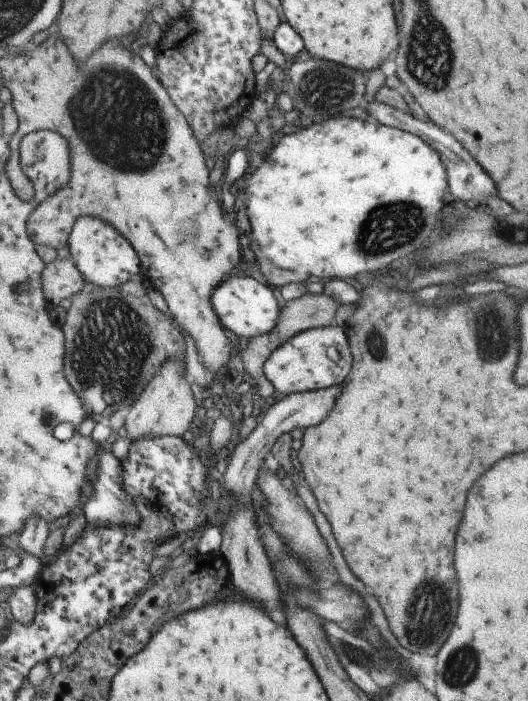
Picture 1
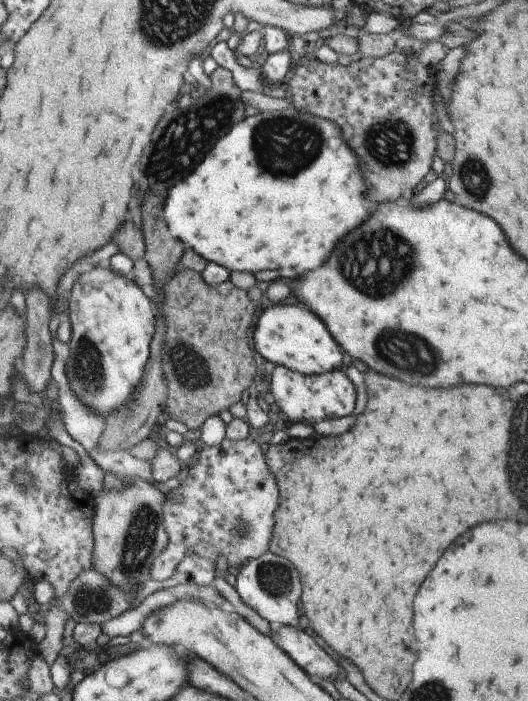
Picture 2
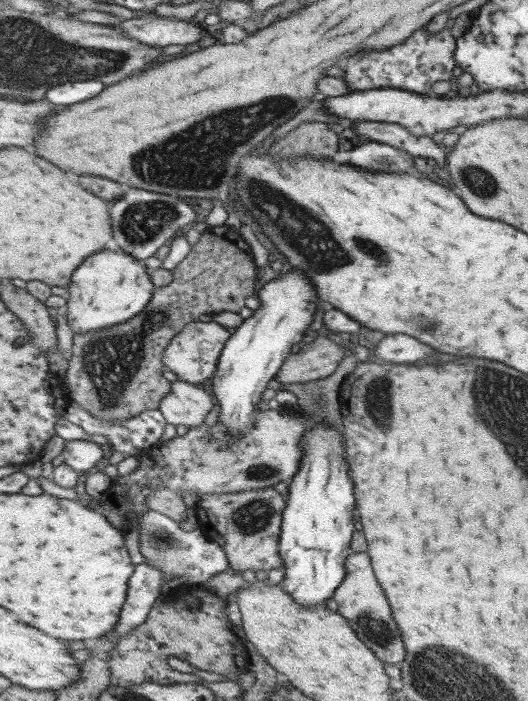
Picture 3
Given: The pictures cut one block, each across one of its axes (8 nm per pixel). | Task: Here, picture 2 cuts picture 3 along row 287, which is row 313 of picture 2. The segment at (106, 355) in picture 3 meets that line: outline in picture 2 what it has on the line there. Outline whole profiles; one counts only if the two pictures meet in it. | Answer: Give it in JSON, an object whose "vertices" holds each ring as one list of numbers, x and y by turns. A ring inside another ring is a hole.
{"vertices":[[182,269,165,286,164,306,154,304,157,314,163,315,167,324,163,367,169,393,165,413,189,429,201,430,208,419,240,402,243,390,248,390,260,372,249,338,251,317,255,322,259,306,233,282,209,286,193,270]]}

